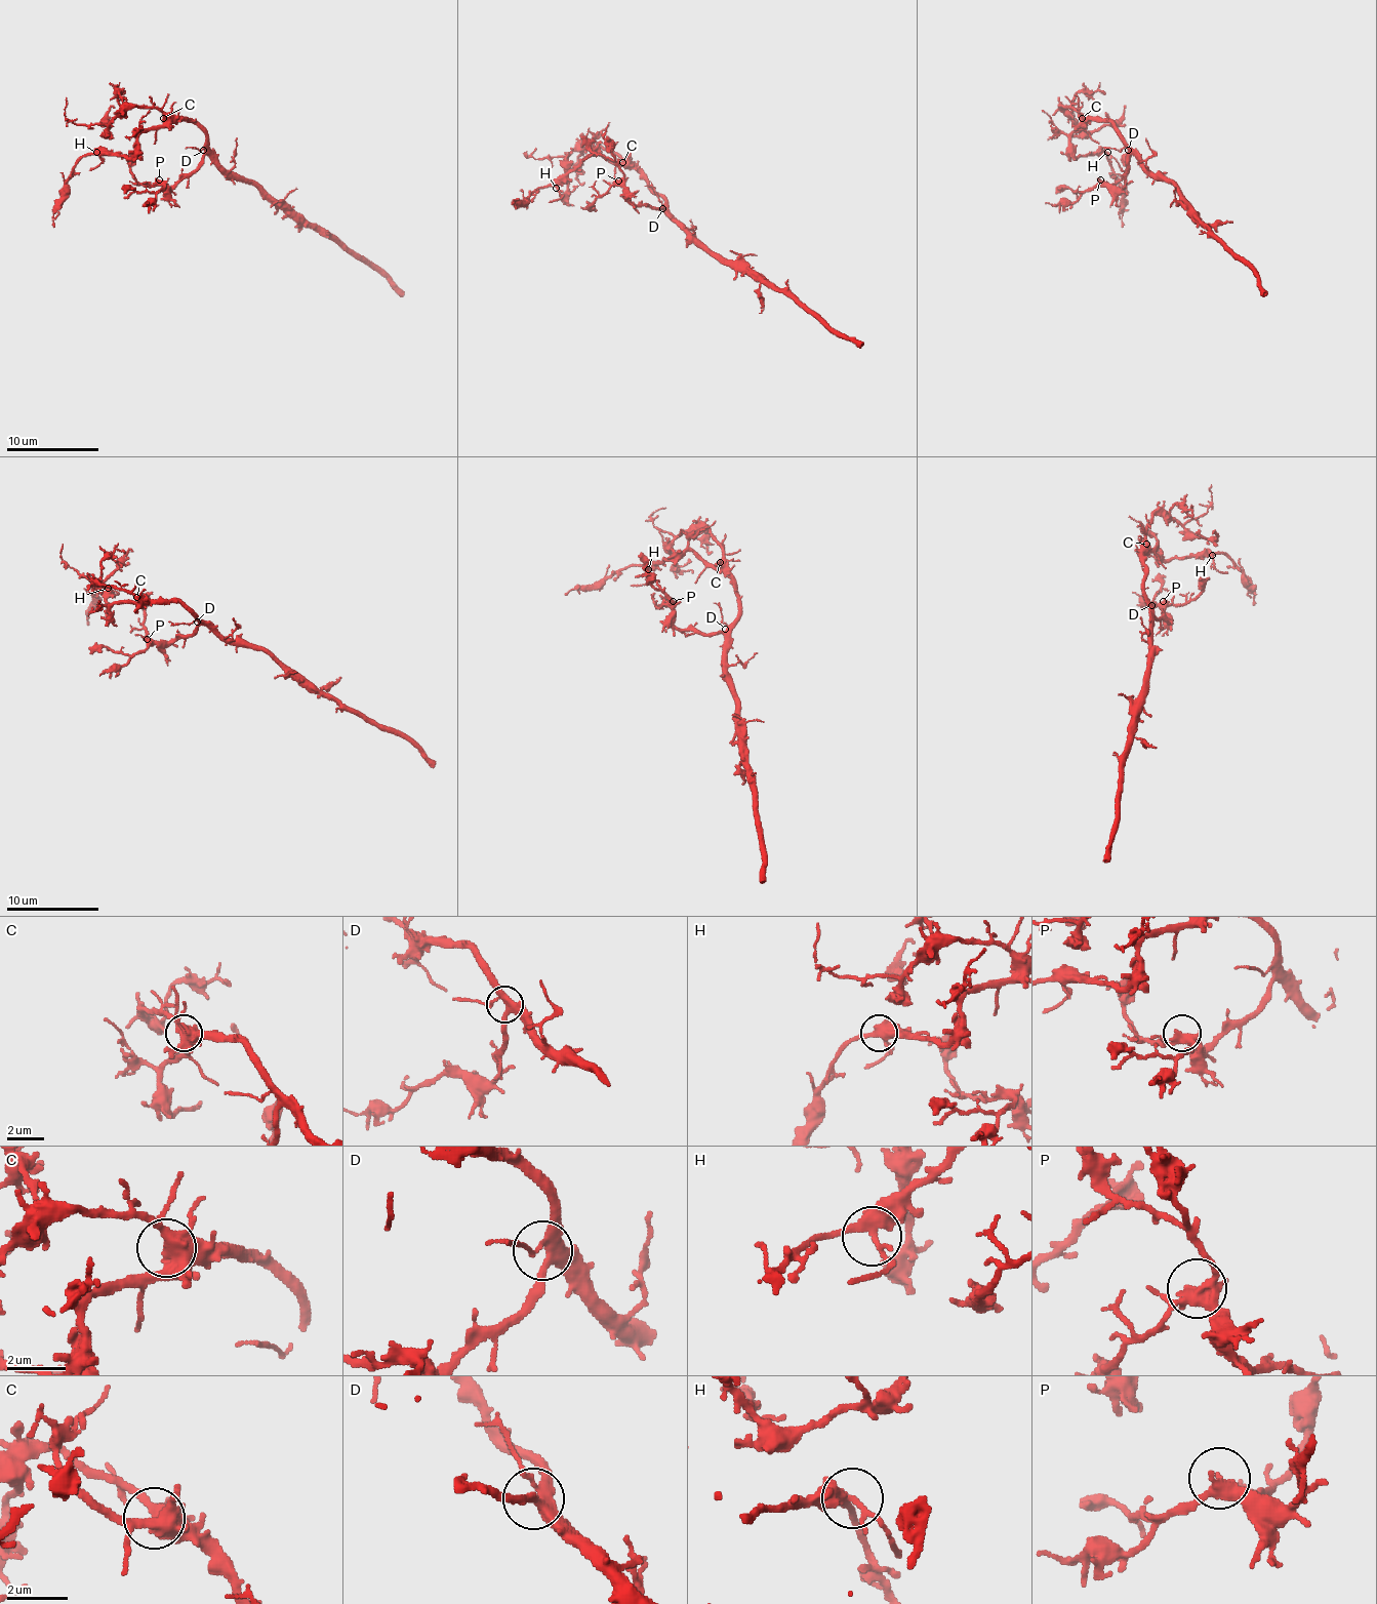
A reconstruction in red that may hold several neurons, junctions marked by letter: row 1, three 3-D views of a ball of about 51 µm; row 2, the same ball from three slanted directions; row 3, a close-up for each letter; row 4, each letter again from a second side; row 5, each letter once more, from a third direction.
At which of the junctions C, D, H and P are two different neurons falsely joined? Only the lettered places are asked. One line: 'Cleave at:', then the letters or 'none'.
Cleave at: none

